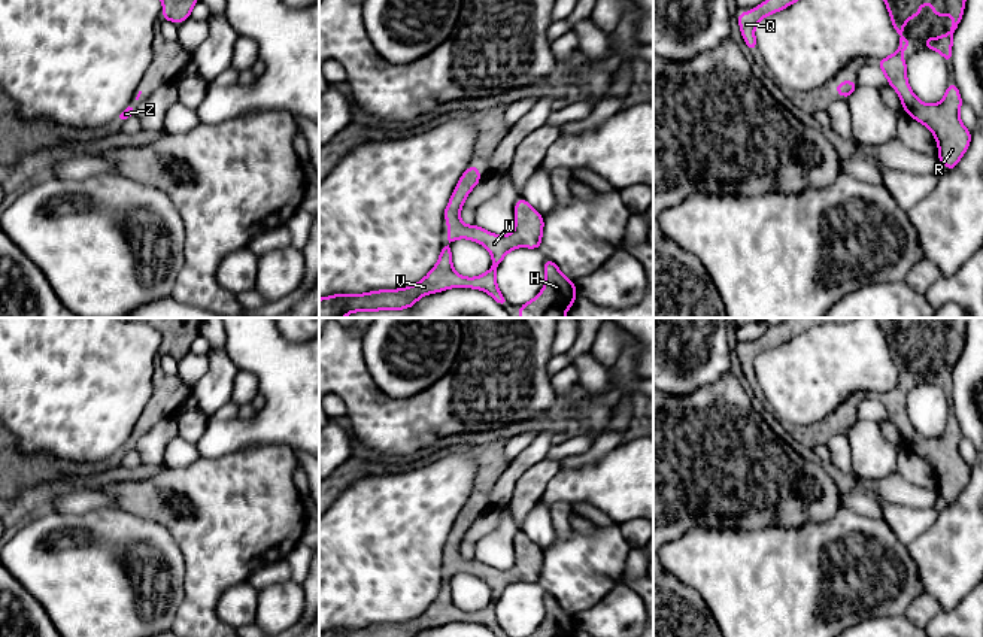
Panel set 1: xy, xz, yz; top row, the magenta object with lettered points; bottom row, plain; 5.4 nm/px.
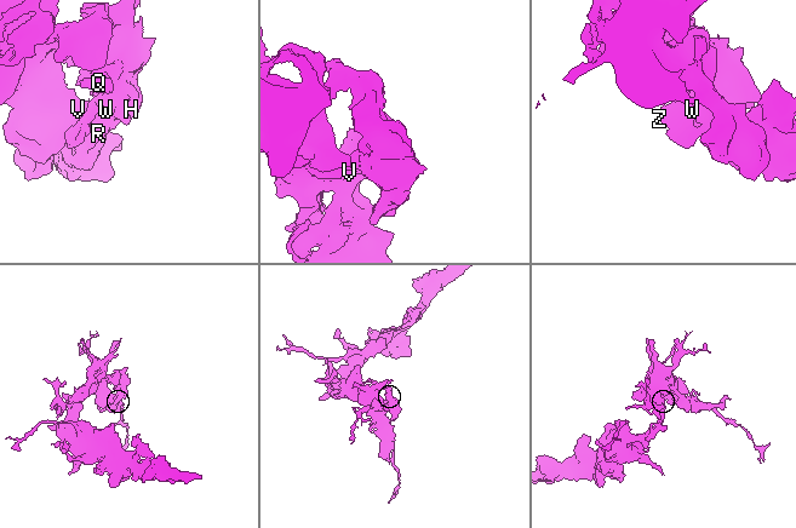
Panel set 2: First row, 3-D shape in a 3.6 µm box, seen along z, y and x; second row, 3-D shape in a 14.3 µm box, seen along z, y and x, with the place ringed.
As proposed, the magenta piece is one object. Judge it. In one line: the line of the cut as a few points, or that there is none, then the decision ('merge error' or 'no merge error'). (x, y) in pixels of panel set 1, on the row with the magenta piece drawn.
no cut | no merge error

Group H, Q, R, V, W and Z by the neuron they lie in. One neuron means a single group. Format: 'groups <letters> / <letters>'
groups H Q R V W Z

